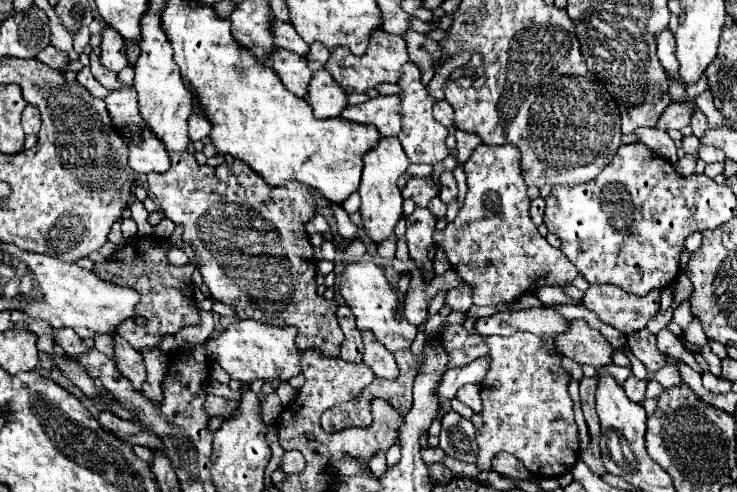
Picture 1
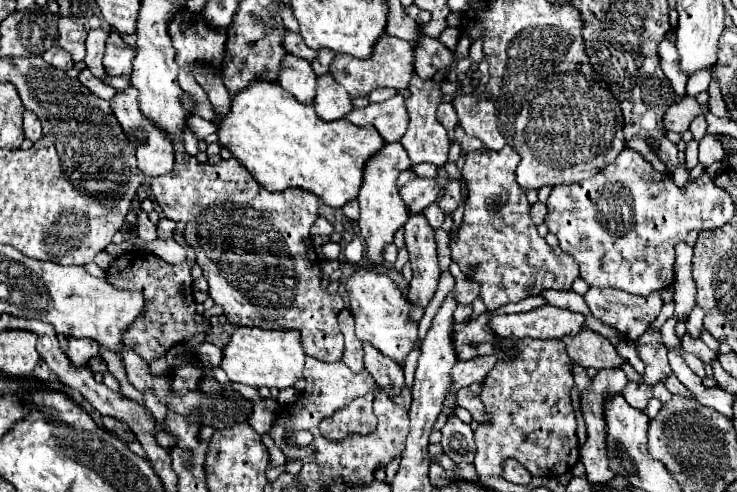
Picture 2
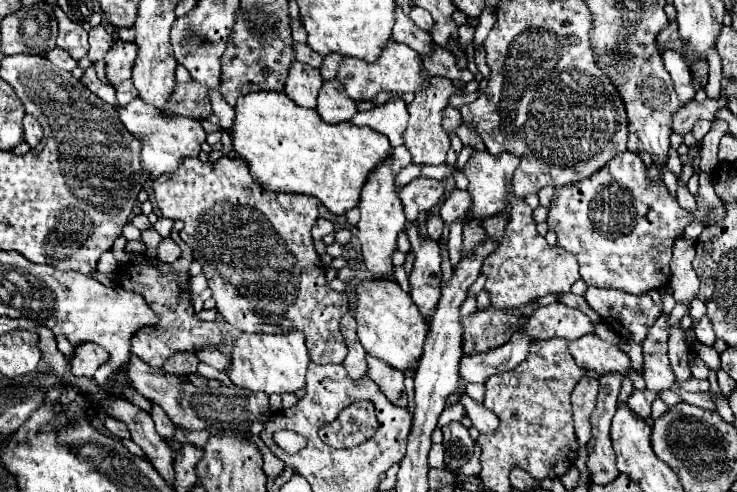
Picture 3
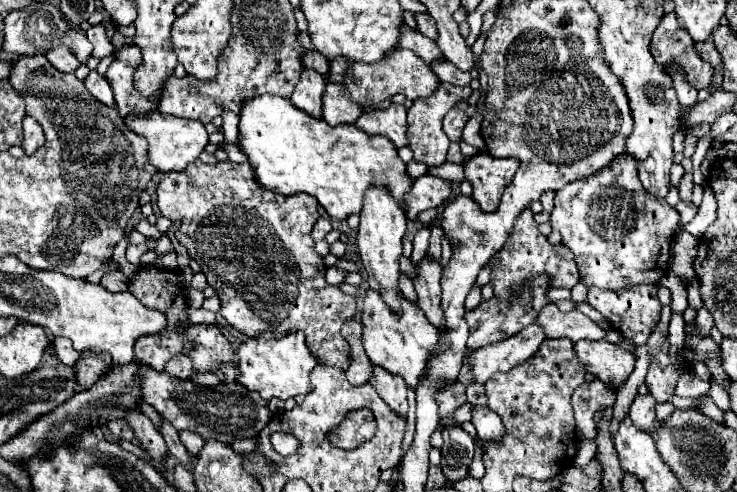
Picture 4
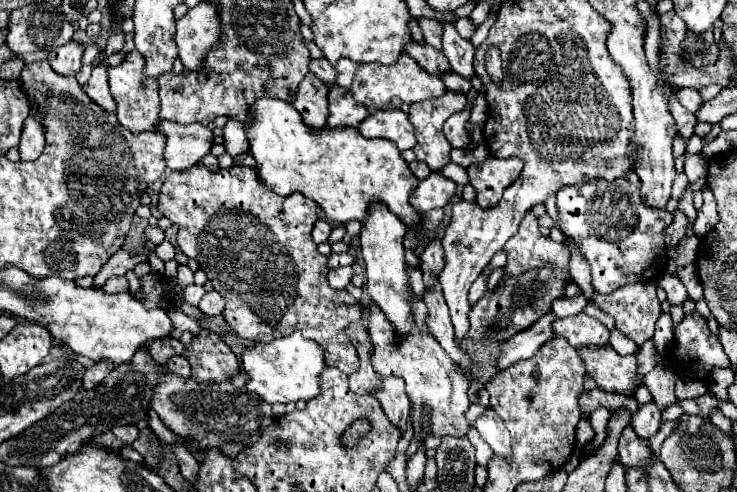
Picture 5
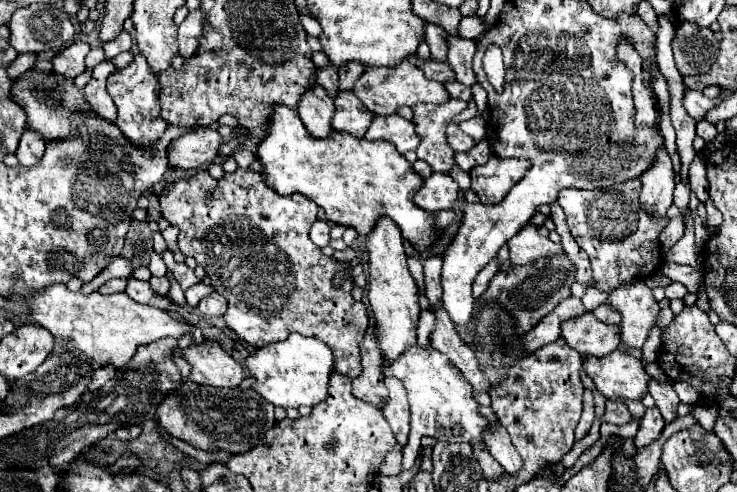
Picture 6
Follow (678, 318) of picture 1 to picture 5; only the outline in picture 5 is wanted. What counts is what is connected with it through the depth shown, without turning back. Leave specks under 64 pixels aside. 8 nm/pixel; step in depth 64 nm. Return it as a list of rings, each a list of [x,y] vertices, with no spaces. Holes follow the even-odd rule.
[[[692,236],[692,238],[682,238],[680,244],[678,244],[678,256],[674,258],[674,262],[678,266],[686,266],[686,264],[692,264],[694,258],[696,258],[696,248],[698,248],[698,238]]]

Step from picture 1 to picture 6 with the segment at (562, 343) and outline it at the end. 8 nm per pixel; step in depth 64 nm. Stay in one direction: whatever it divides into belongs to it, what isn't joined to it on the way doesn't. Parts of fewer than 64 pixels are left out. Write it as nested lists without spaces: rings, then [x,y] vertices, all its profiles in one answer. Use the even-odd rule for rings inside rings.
[[[620,350],[604,358],[586,356],[584,370],[608,400],[642,400],[648,392],[650,376],[644,372],[642,362]]]

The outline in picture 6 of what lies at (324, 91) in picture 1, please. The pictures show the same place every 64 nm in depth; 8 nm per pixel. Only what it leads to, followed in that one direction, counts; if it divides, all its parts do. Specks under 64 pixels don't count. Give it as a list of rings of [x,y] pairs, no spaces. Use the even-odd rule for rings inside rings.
[[[340,92],[334,104],[336,114],[332,118],[332,128],[336,132],[346,132],[356,138],[364,138],[374,114],[364,108],[364,104],[354,96],[354,92]]]

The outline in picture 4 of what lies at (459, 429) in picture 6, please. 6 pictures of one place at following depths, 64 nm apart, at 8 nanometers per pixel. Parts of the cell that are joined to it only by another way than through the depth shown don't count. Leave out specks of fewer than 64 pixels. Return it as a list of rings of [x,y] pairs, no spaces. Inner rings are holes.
[[[368,290],[364,298],[364,308],[362,308],[362,328],[364,328],[362,340],[364,340],[364,348],[370,362],[374,366],[388,370],[390,374],[402,376],[408,388],[416,390],[416,386],[424,378],[424,370],[432,358],[432,352],[438,350],[438,332],[436,328],[432,328],[432,324],[428,324],[424,312],[416,308],[416,304],[404,298],[404,314],[396,316],[394,312],[388,312],[380,296]],[[460,380],[446,382],[442,390],[436,392],[436,402],[438,402],[438,414],[440,414],[440,428],[452,428],[458,426],[454,420],[454,412],[466,402],[464,394],[466,386]]]

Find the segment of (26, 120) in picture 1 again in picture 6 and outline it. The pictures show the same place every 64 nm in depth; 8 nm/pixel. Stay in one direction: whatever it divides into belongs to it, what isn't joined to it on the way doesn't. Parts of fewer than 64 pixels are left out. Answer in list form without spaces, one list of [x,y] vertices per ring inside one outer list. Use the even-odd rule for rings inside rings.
[[[26,128],[20,138],[20,146],[16,150],[16,158],[20,160],[22,166],[34,166],[44,156],[44,148],[46,148],[44,140],[40,140],[40,136],[36,136],[36,132]]]

